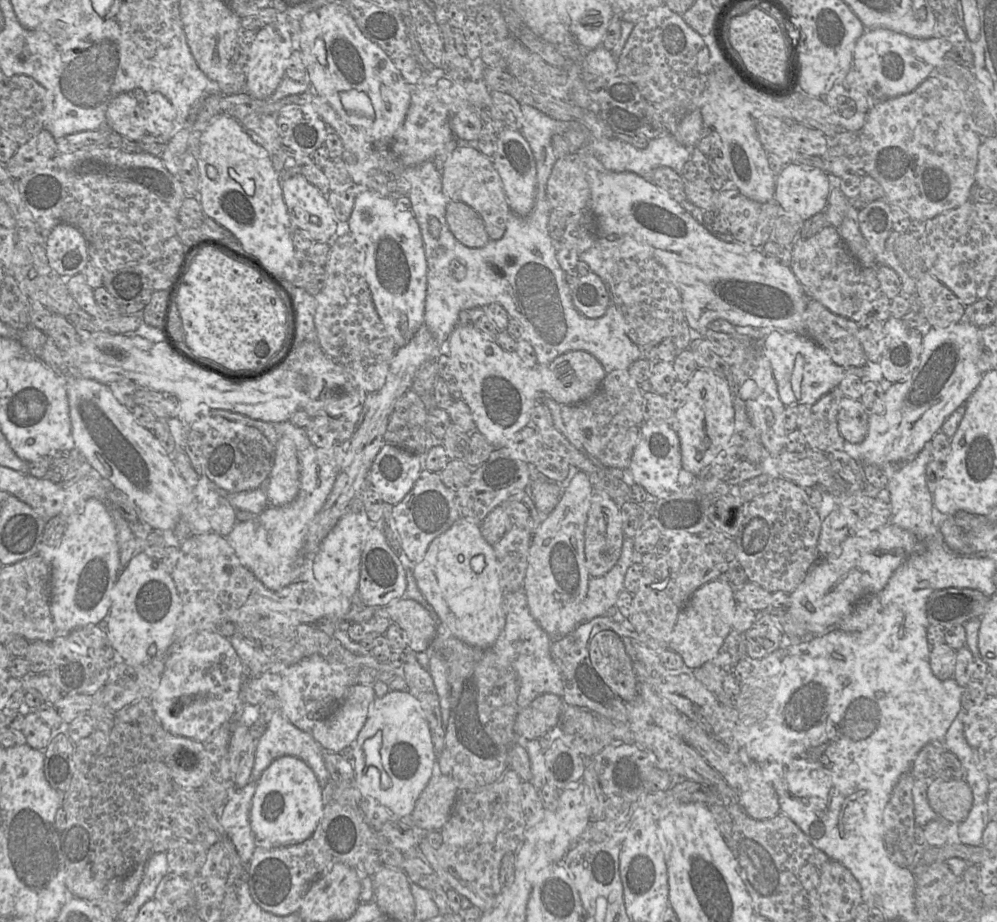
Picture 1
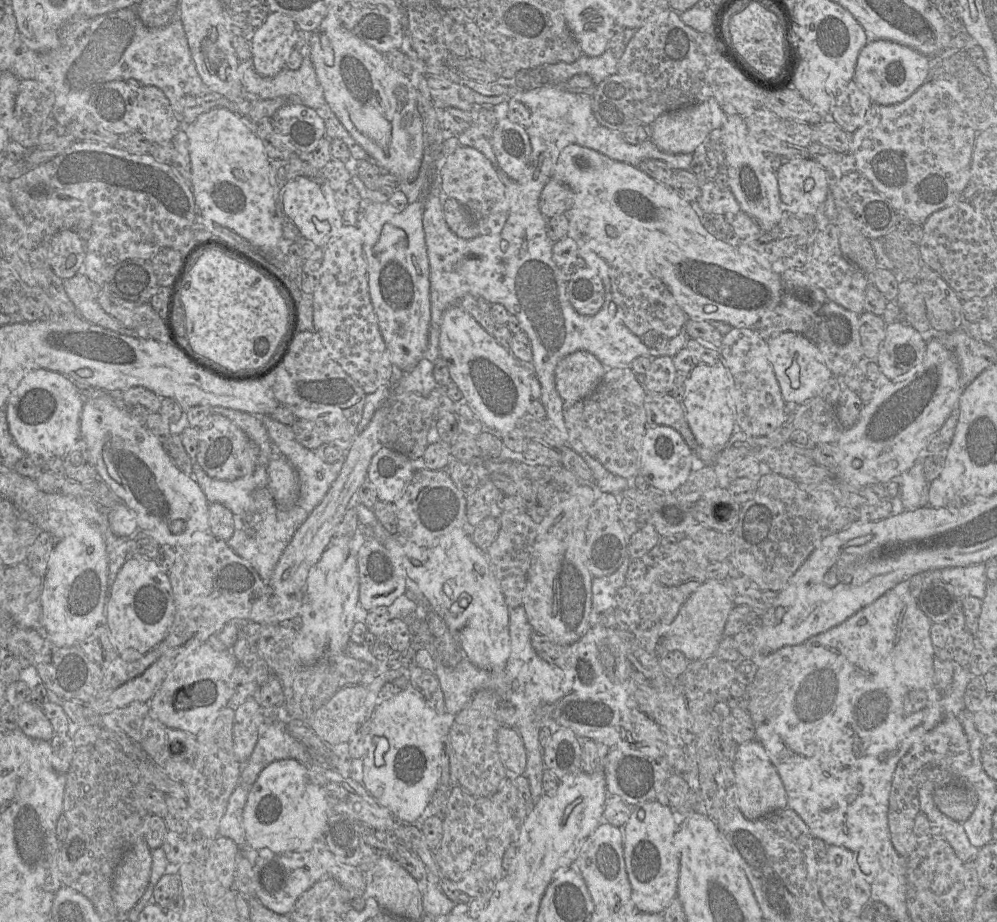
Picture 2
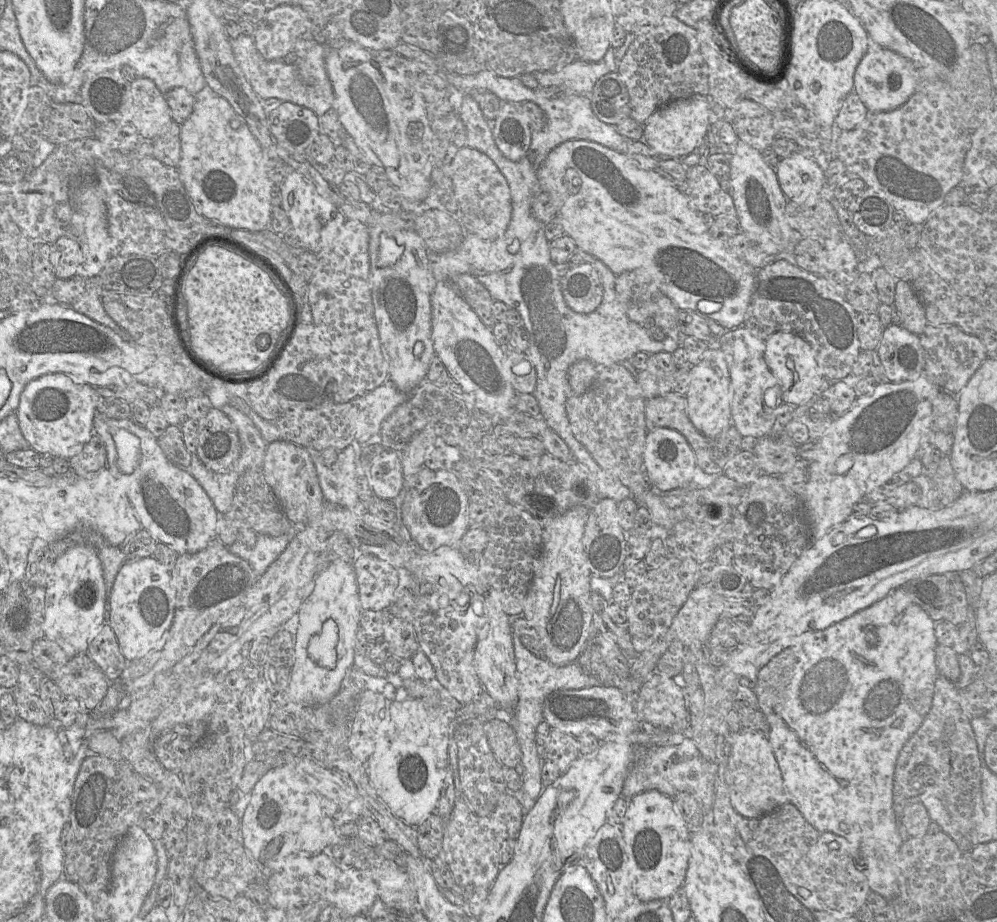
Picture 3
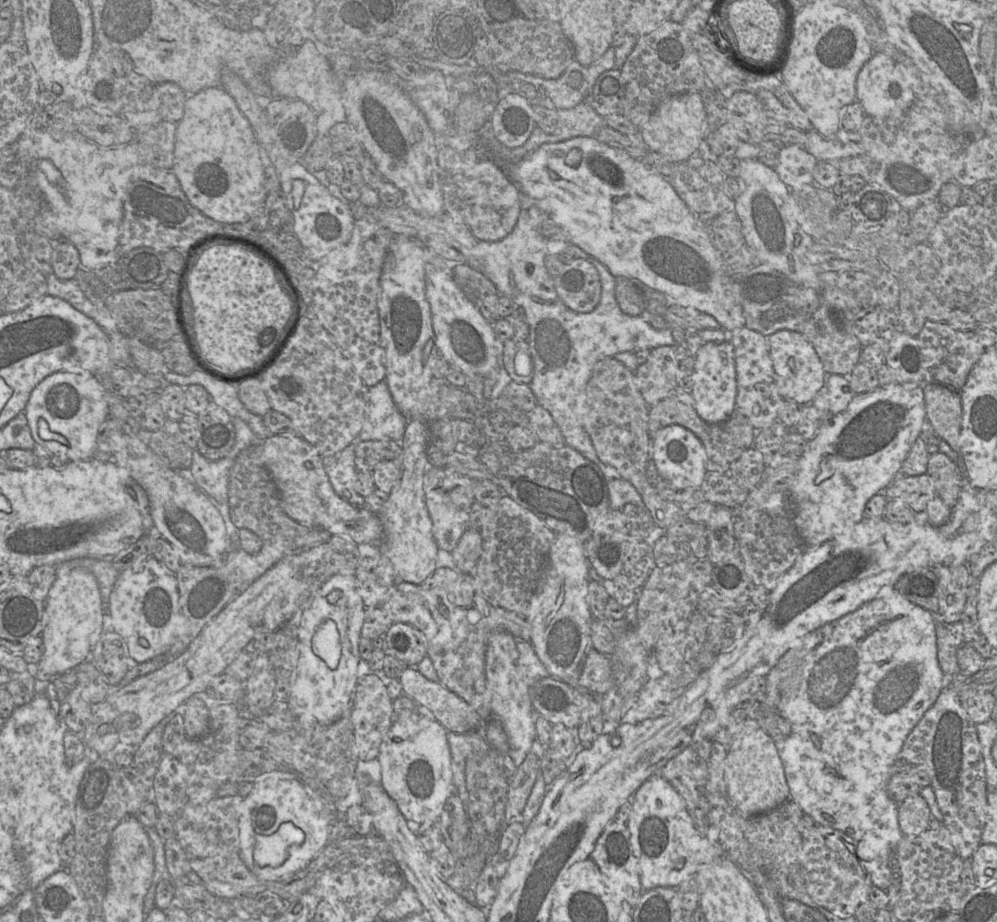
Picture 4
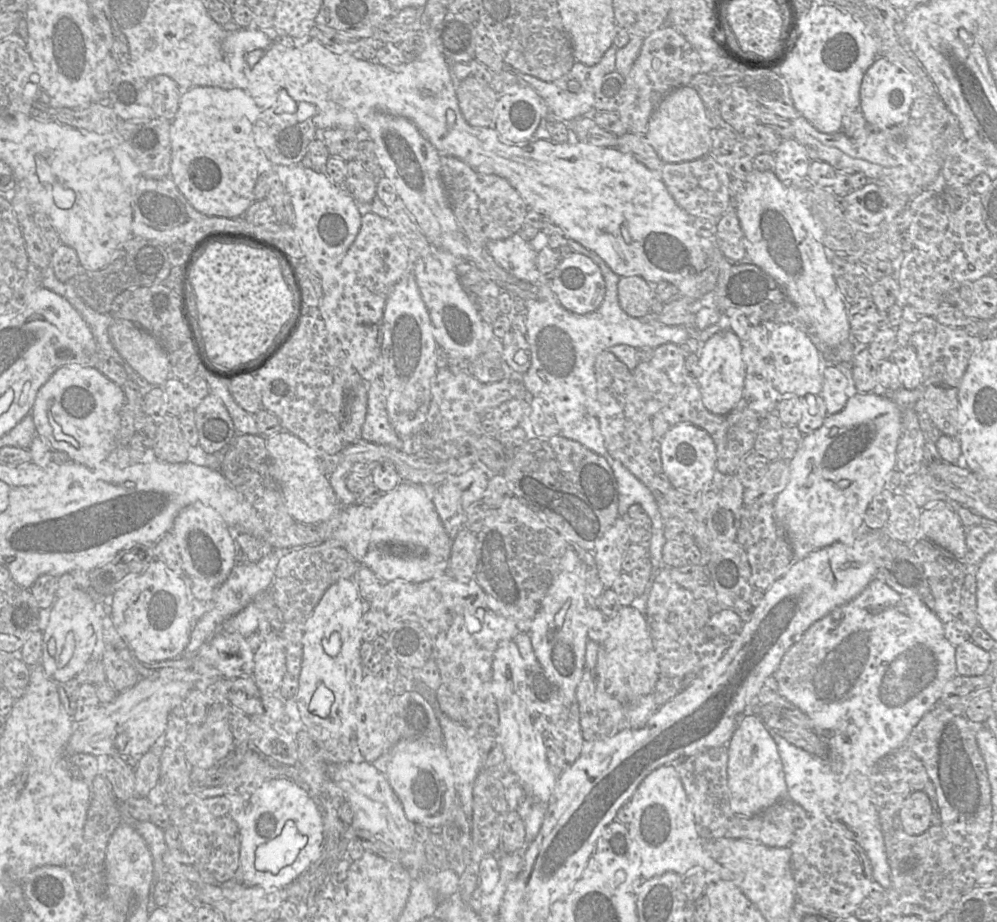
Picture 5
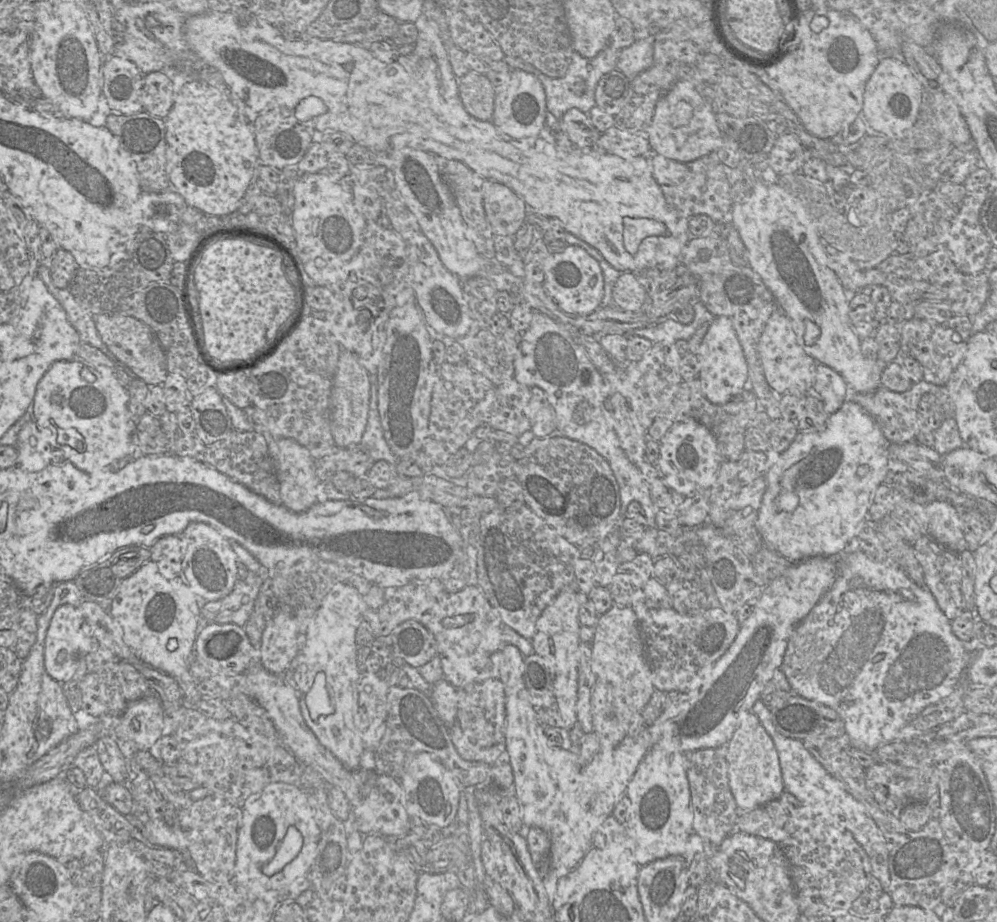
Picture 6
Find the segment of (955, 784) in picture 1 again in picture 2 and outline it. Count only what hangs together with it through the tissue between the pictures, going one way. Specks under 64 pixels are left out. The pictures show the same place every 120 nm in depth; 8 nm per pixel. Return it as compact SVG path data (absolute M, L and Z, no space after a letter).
M964 780L939 785L933 793L933 801L938 810L947 817L964 823L977 805L975 789Z

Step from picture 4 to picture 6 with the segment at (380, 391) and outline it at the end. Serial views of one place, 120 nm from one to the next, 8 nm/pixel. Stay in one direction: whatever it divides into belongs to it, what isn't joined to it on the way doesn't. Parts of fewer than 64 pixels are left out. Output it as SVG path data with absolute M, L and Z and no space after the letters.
M374 376L369 377L371 396L368 421L363 433L360 447L374 460L386 460L396 465L399 458L391 451L385 437L378 410L378 389Z

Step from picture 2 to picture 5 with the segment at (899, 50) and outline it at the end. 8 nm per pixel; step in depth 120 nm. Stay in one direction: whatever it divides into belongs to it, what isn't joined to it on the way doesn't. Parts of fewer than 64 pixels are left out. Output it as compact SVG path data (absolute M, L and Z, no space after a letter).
M876 57L862 79L859 109L868 125L885 130L901 124L909 116L916 97L914 76L903 66L884 57Z

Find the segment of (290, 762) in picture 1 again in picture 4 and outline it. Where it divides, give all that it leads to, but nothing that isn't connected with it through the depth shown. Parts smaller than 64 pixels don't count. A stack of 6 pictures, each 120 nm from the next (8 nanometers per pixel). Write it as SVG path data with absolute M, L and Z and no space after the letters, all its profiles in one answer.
M275 770L264 774L257 778L253 783L253 789L249 795L237 807L237 819L239 821L239 856L247 866L247 868L260 880L263 881L284 881L297 872L305 869L323 848L329 843L329 830L332 824L331 811L329 804L325 804L323 800L311 789L306 787L294 774L287 770Z

